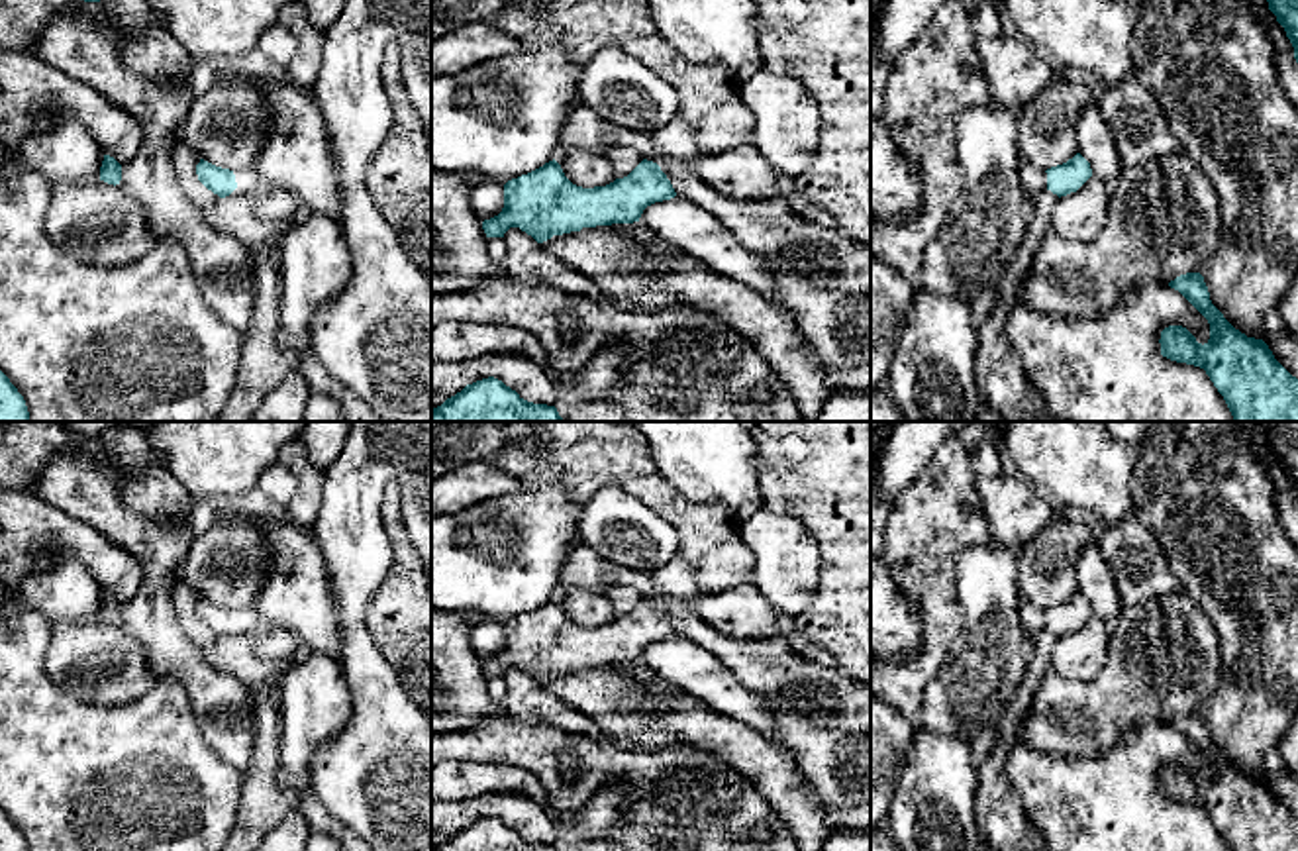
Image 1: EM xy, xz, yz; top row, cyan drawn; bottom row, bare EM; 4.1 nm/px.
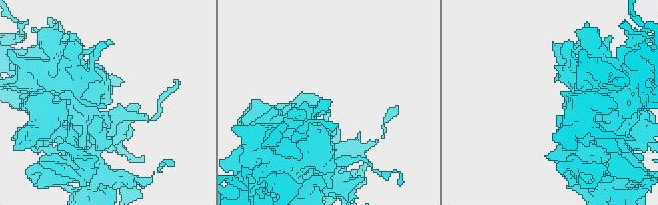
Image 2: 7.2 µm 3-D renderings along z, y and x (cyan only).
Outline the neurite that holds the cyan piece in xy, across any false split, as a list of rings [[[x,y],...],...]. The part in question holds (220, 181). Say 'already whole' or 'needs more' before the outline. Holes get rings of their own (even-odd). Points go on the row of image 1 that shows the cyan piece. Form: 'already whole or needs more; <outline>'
needs more; [[[204,159],[196,165],[196,175],[198,180],[220,198],[255,194],[263,184],[255,167],[229,171]]]

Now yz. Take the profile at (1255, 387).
already whole; [[[1186,273],[1171,280],[1169,286],[1178,290],[1208,320],[1210,339],[1202,345],[1186,327],[1169,325],[1161,331],[1161,355],[1204,369],[1235,422],[1298,422],[1298,378],[1274,359],[1263,339],[1247,337],[1223,318],[1210,300],[1204,276]]]

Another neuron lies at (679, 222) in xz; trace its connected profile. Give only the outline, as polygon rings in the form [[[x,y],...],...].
[[[682,196],[655,202],[643,210],[639,222],[669,245],[774,302],[776,282],[765,261],[698,204]]]

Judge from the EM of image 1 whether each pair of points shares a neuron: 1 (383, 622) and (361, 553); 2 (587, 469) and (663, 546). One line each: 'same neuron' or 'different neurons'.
1: different neurons
2: different neurons

